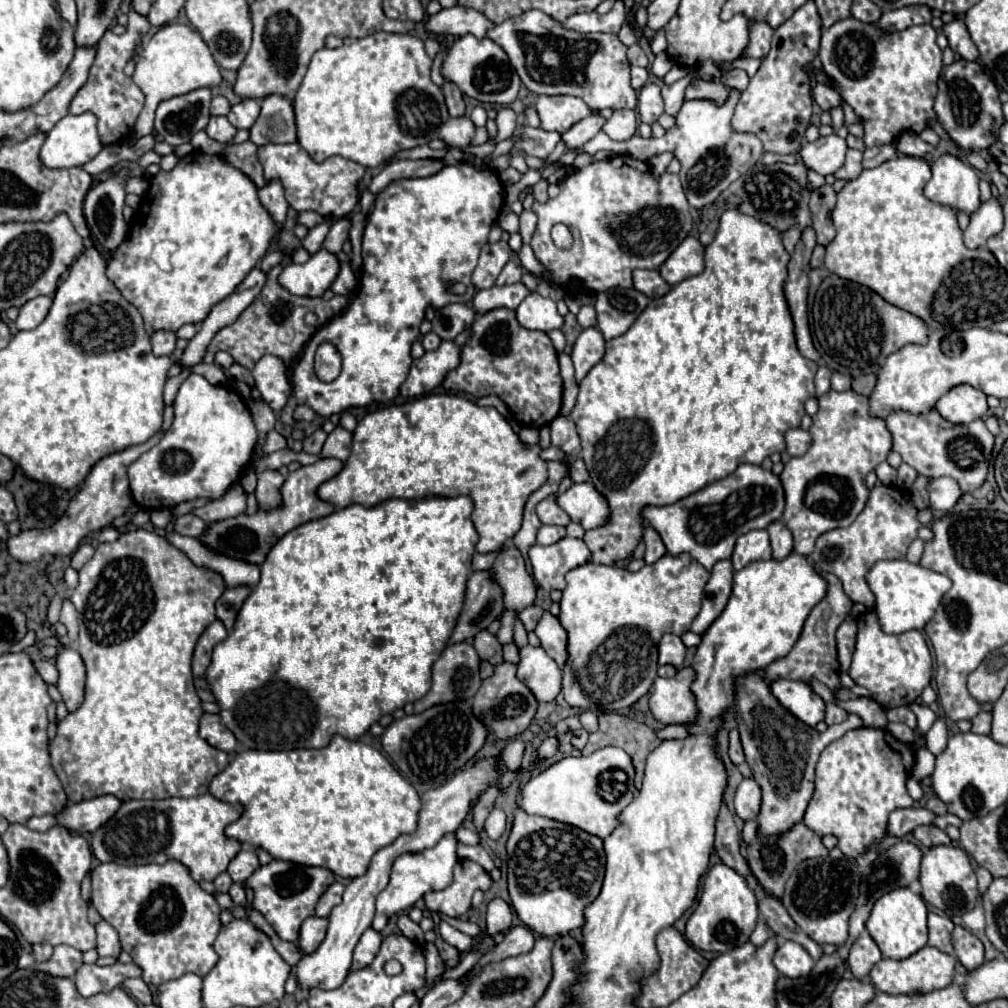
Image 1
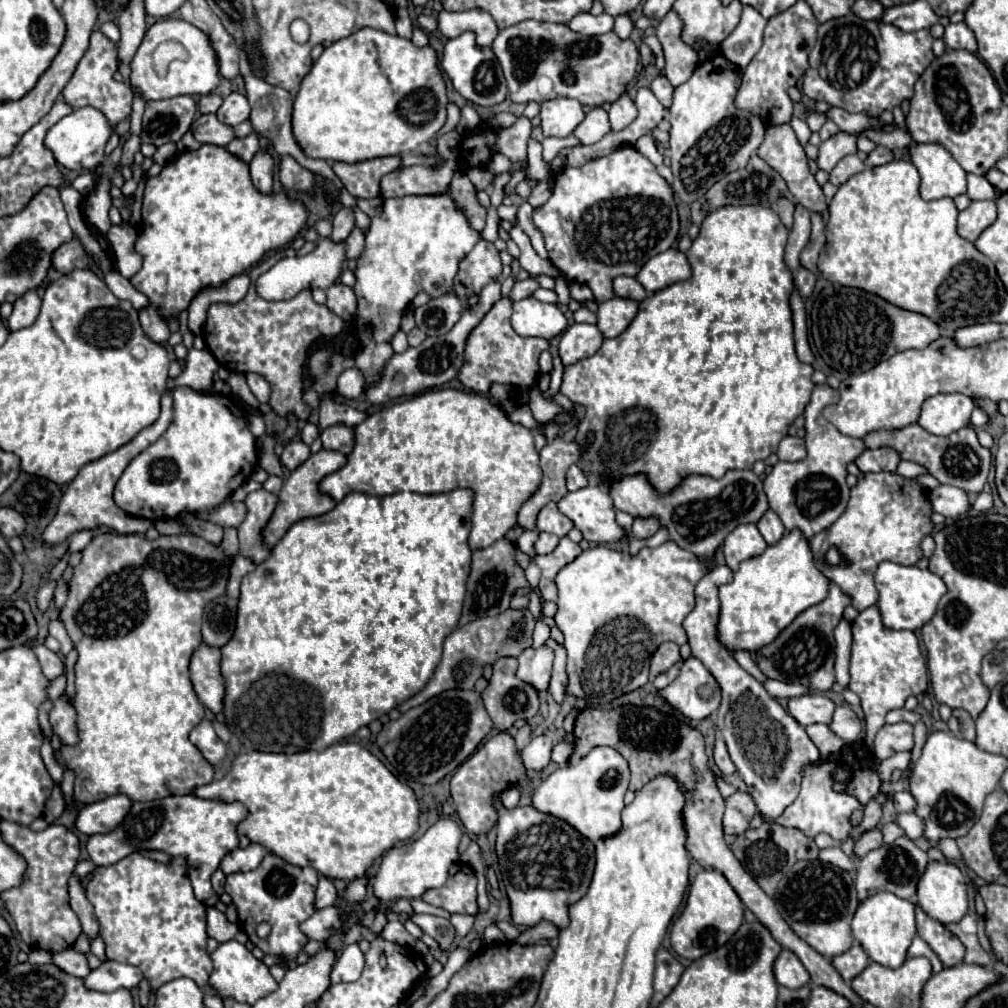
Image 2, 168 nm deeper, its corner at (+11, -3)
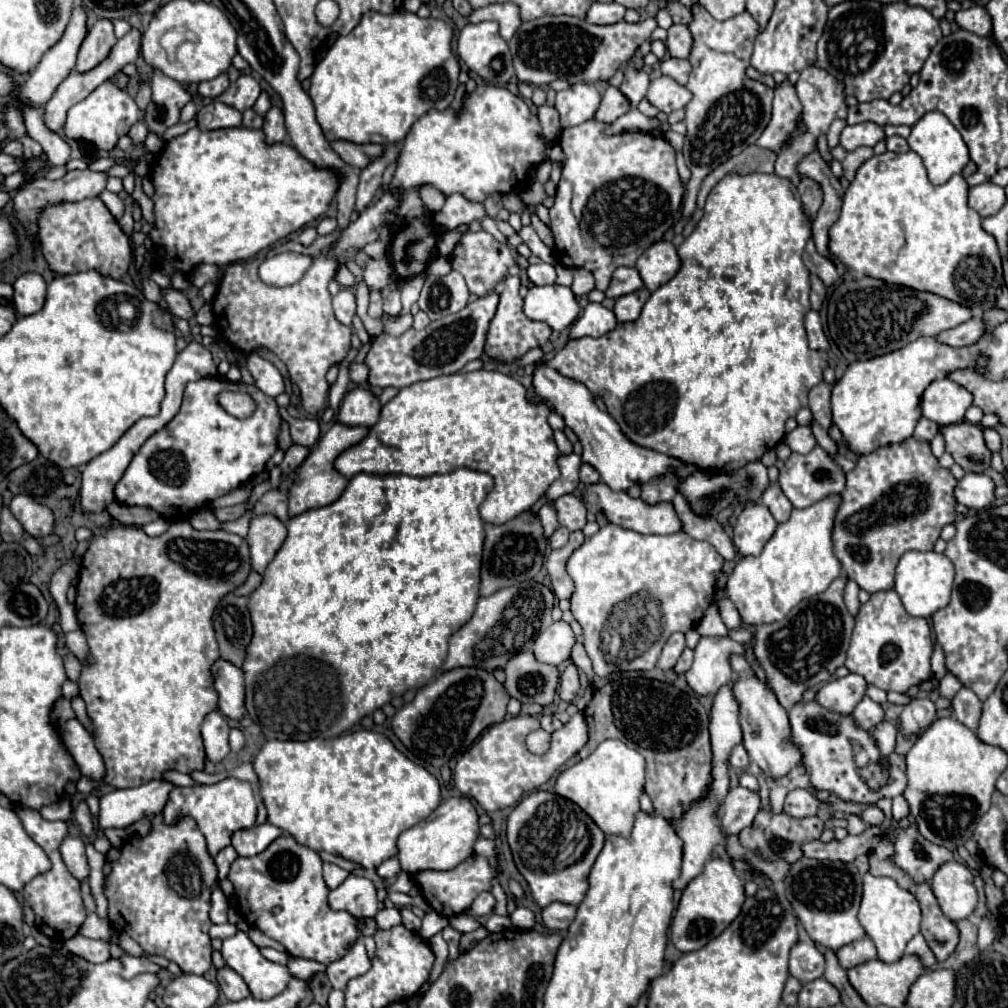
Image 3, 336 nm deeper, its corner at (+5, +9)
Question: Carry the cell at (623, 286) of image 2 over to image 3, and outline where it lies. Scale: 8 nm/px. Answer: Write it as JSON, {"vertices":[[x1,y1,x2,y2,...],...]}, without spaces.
{"vertices":[[618,267,612,275,610,287,606,289,606,297,622,297,622,295,634,293,642,287,644,287,644,283,640,279,640,273,634,267]]}

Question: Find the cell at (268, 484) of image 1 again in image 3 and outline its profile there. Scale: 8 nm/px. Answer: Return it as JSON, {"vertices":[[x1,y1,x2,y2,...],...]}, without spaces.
{"vertices":[[262,515,252,519,246,541,250,545,252,569,256,573,264,575,266,565,274,559,284,539,286,539,286,525,280,523,274,515]]}

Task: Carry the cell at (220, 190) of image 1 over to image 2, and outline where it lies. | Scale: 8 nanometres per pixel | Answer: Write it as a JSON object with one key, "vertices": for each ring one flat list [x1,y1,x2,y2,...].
{"vertices":[[202,145,198,151,184,151,162,173,146,181,142,199,142,227,134,243,136,253,142,255,142,269,130,279,136,291,144,293,150,307,156,307,164,321,178,317,188,309,190,301,206,287,220,287,234,275,248,271,280,245,286,245,306,223,306,209,298,201,290,201,286,193,264,195,256,191,250,181,248,165,230,155,224,147]]}

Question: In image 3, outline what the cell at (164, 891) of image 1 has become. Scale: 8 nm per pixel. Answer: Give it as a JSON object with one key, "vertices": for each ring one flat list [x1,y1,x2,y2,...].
{"vertices":[[158,813,152,819,152,829,144,837,132,837,124,847,120,859,112,865,112,873,108,875,108,889,104,895,108,897,108,917,112,919,118,931,126,931,132,939,136,939,148,955,162,955,168,961,180,965,184,973,204,975,212,967,212,945,208,937,210,929,210,895,218,883,218,869,214,867,214,859,206,849,206,839,198,831,198,825,190,817,176,819,176,823,164,823,164,817]]}

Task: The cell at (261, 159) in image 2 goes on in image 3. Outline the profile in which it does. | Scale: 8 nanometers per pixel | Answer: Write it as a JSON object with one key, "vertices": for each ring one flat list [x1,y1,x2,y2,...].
{"vertices":[[270,107,268,113,264,115,264,127,262,131,266,133,268,143,280,143,286,137,286,127,284,127,284,115,280,107]]}

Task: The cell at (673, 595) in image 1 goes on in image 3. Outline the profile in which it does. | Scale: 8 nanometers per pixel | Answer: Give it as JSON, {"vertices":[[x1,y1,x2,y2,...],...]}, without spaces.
{"vertices":[[606,523,600,527,600,531,596,535,592,535,590,539,586,539,574,553,572,557,568,559,568,575,572,577,572,581,576,583,576,591,570,599,572,603,572,613,576,617,576,621,582,625,584,629,584,649,586,653,590,655,592,659,592,665,594,665,594,671,598,677,606,677,610,673,616,673,624,667,624,671,648,671,648,669,654,669,658,657,660,657,660,651,666,643,666,639,676,633,676,631,682,631,686,633,688,629,694,629,706,607,710,607,712,599,714,599,714,593,716,593,716,571,722,571,722,565,724,565,724,559,716,553,716,549,706,543,706,541,696,541,692,539,690,535,686,533,676,533,676,535,642,535,642,533,636,533,636,531,630,531,630,529,624,529,624,527,618,527,614,523]]}

